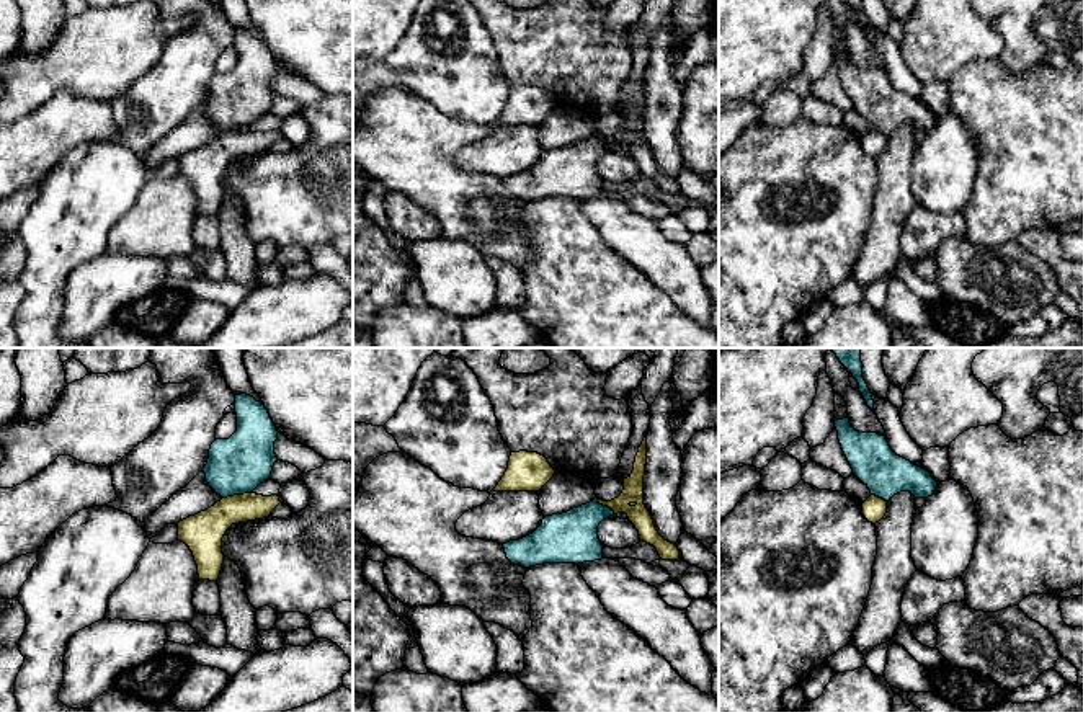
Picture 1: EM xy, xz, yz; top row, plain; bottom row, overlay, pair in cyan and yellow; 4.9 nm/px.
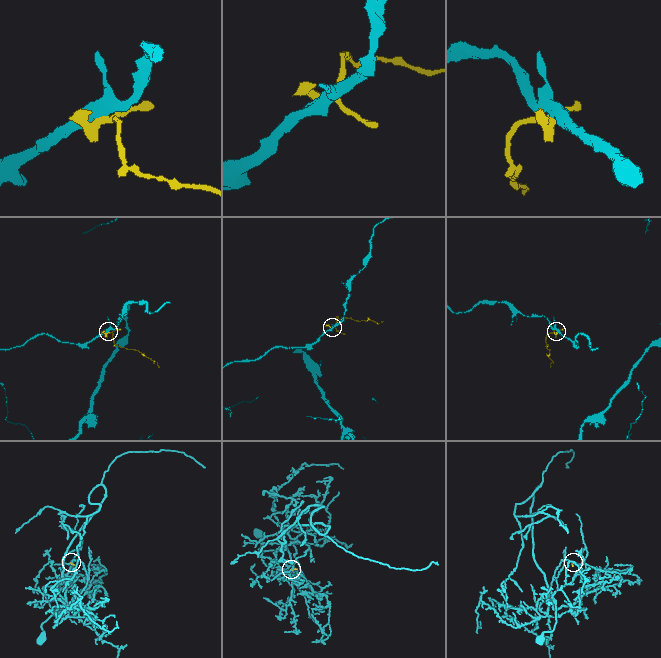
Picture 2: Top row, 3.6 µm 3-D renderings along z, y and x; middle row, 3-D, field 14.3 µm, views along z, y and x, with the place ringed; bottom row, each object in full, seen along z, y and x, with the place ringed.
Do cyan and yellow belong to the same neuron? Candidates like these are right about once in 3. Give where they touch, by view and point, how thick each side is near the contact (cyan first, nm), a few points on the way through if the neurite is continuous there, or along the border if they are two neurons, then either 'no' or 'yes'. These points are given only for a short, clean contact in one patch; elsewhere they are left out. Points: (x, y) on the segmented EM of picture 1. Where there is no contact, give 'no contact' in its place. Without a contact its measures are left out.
contact xy (237, 493); calibres 280 and 190 nm; border xy (252, 492), (222, 498); no

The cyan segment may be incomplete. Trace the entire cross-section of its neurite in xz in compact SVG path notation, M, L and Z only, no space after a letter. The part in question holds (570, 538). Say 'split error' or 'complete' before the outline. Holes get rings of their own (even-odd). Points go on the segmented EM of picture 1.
complete; M595 498L567 513L546 516L533 534L503 544L506 558L524 568L601 560L603 545L598 539L598 526L613 514L611 508L599 505Z

